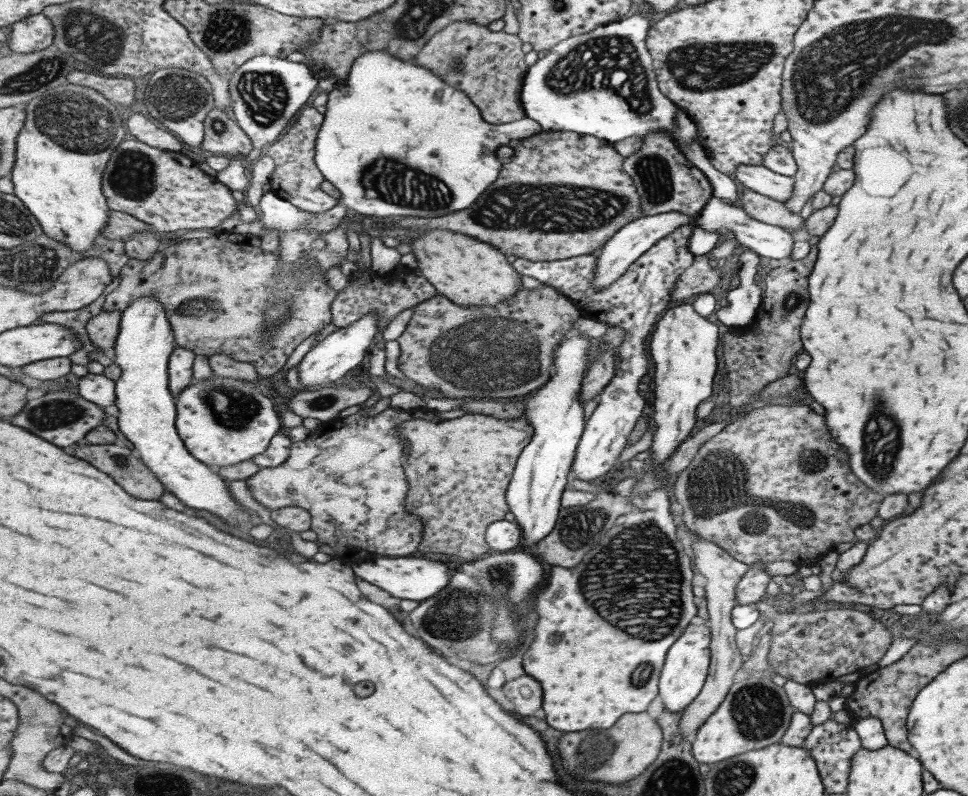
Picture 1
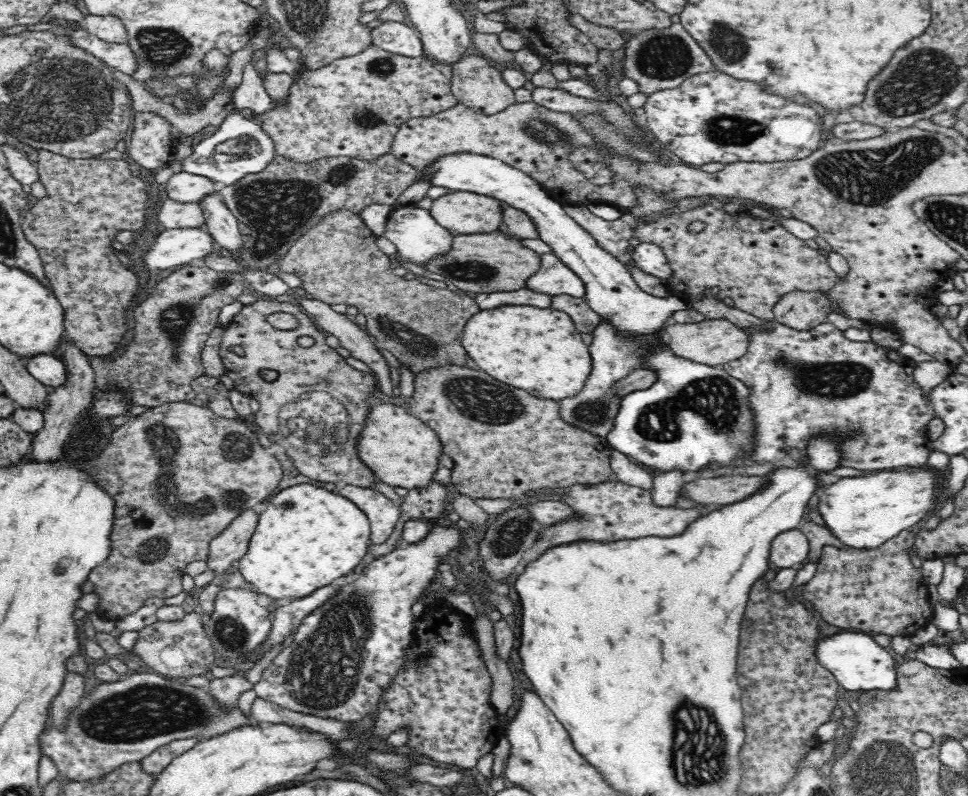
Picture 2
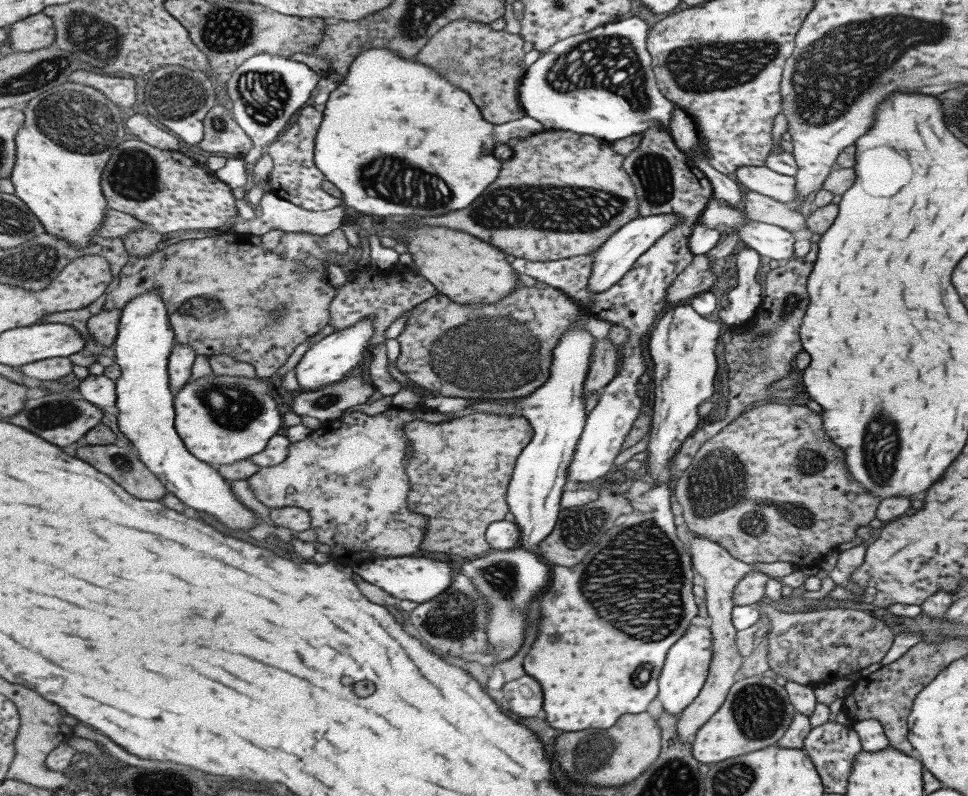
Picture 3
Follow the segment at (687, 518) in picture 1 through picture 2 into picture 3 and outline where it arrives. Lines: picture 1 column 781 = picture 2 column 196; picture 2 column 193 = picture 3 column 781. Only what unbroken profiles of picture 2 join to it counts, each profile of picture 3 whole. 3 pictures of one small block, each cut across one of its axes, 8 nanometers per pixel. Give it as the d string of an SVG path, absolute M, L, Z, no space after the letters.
M755 404L751 408L747 408L743 414L739 414L731 424L727 424L725 428L721 428L713 438L709 438L693 456L691 464L679 474L679 478L675 480L675 488L673 488L673 498L675 502L679 502L683 506L683 520L687 524L687 528L695 534L695 536L703 536L707 540L717 542L723 550L727 550L733 558L745 562L745 564L753 564L753 562L789 562L793 564L797 570L799 568L819 568L819 562L823 558L827 558L831 552L839 552L839 544L851 542L853 538L857 538L857 528L867 526L879 506L879 498L871 496L867 490L861 488L859 482L855 482L855 478L845 470L841 456L843 452L831 444L831 440L827 438L827 434L823 432L821 426L821 416L807 410L805 406L785 406L785 404Z

